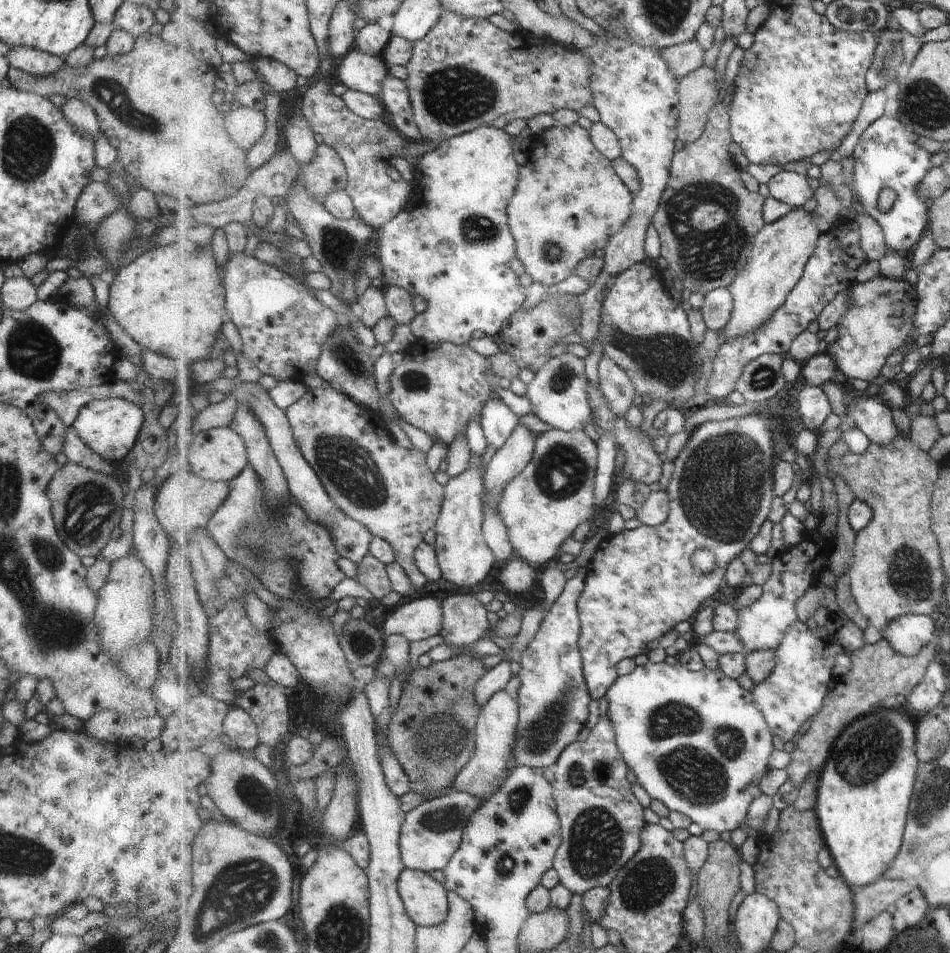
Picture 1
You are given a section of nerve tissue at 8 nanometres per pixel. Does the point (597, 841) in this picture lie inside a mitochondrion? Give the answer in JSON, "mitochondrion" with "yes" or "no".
{"mitochondrion":"yes"}

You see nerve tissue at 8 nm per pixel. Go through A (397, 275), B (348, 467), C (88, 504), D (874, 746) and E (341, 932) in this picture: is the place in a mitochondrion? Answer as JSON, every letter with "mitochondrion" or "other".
{"A":"other","B":"mitochondrion","C":"mitochondrion","D":"mitochondrion","E":"mitochondrion"}

